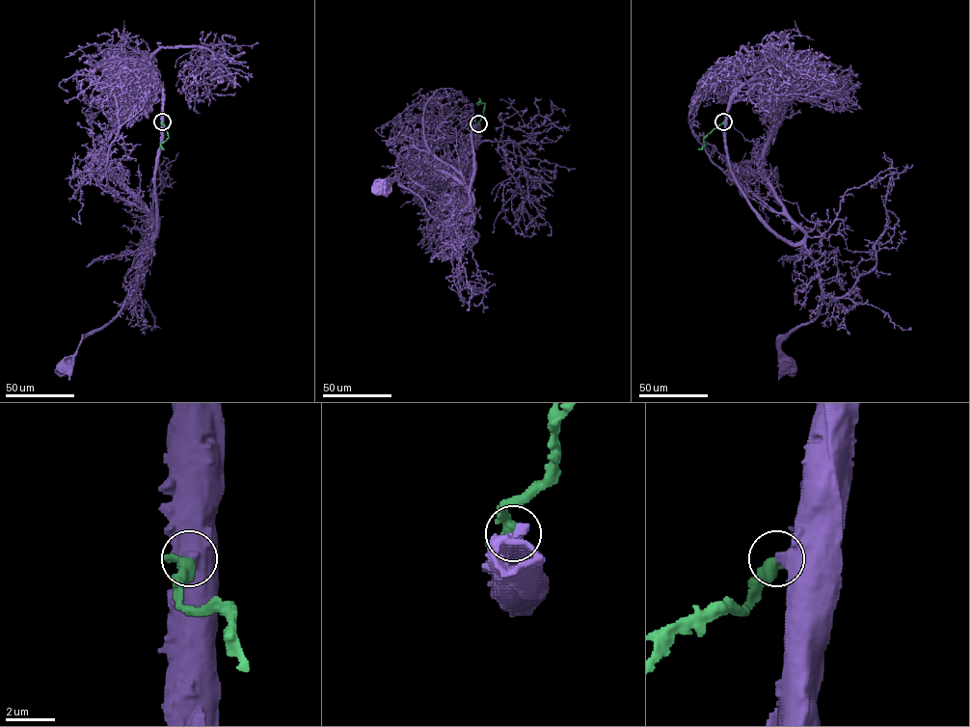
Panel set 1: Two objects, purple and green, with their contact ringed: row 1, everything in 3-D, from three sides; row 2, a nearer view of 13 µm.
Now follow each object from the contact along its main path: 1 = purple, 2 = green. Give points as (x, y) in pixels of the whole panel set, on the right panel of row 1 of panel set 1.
1: (723, 121), (729, 169), (743, 197), (769, 228), (803, 246), (820, 278), (821, 309), (780, 343), (785, 367)
2: (723, 121), (705, 137), (703, 146), (698, 149)

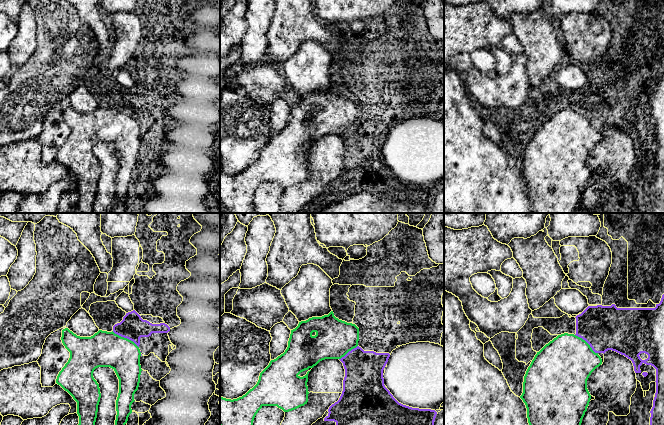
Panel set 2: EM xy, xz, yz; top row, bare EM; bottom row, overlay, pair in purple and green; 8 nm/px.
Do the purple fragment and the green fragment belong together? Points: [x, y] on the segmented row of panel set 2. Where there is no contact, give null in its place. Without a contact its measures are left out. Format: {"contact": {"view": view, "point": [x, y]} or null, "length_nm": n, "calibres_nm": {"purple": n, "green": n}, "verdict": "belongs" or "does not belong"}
{"contact": {"view": "xy", "point": [125, 337]}, "length_nm": 260, "calibres_nm": {"purple": 200, "green": 280}, "verdict": "does not belong"}

